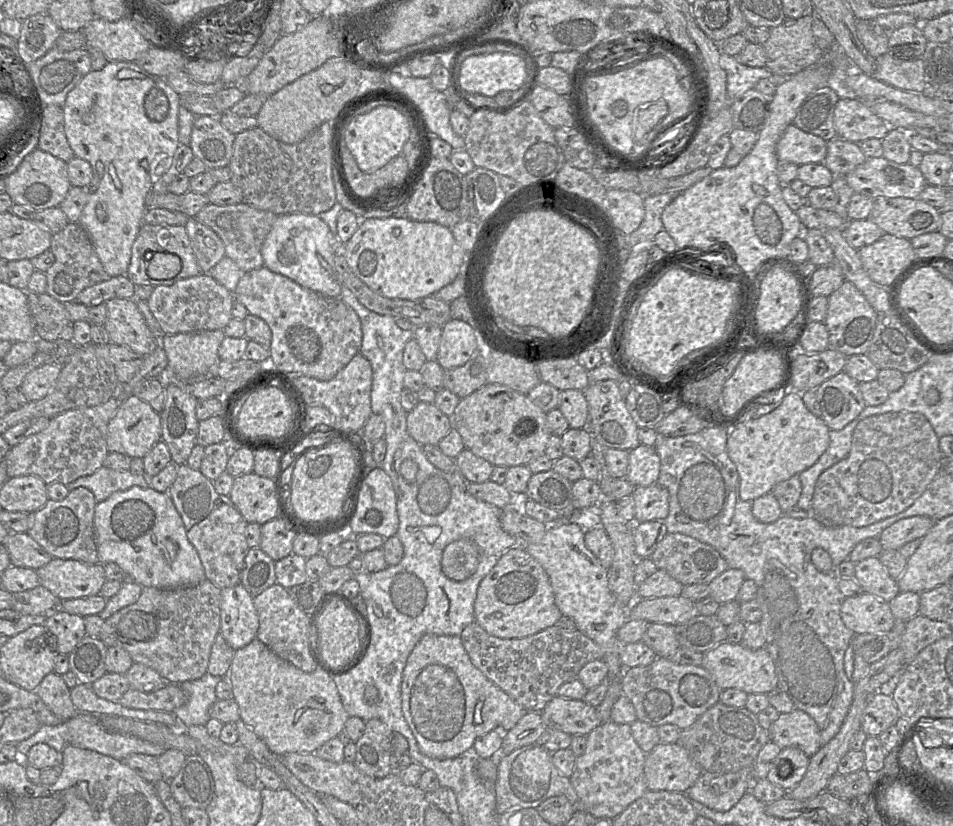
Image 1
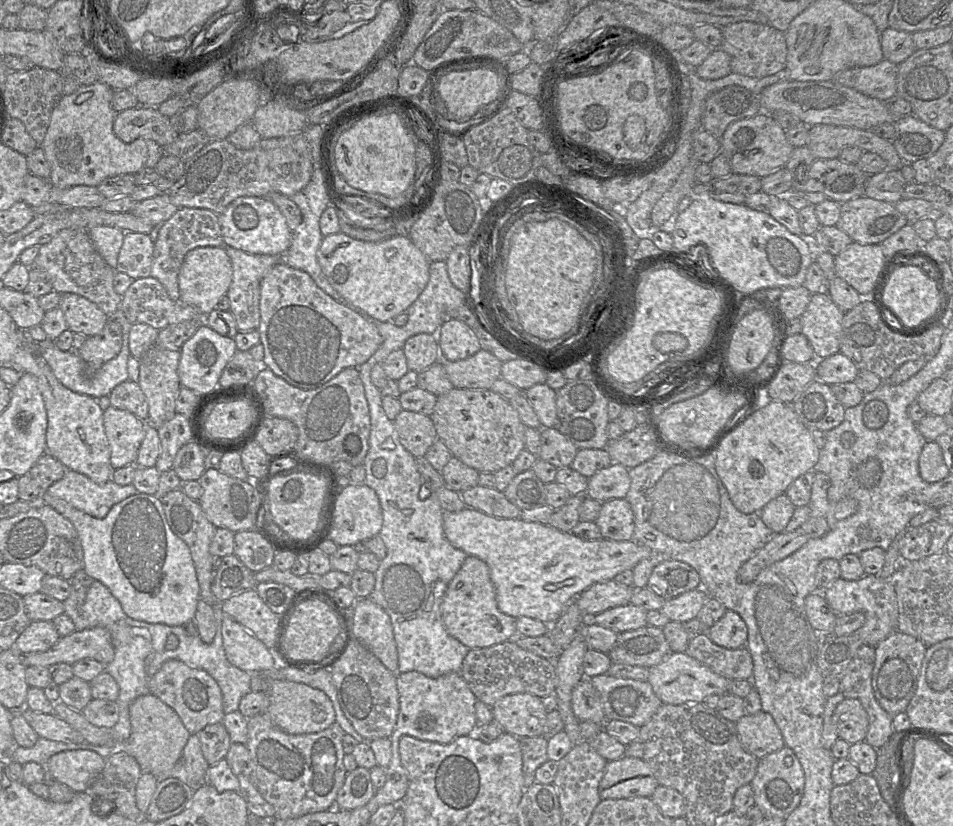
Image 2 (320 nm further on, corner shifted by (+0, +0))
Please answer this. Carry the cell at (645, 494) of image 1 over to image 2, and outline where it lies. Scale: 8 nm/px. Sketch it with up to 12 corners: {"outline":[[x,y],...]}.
{"outline":[[625,498],[604,502],[595,524],[603,539],[633,539]]}

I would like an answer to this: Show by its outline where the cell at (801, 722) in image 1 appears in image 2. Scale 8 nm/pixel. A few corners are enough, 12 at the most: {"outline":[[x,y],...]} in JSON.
{"outline":[[767,712],[744,715],[742,747],[759,760],[785,746]]}

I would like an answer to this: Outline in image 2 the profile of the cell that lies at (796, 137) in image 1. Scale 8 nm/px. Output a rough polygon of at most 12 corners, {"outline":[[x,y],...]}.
{"outline":[[765,111],[730,123],[720,142],[733,173],[761,178],[794,149]]}

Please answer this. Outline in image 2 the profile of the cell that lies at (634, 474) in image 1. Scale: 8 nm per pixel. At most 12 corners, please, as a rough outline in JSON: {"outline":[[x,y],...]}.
{"outline":[[612,463],[588,478],[585,495],[623,499],[629,469]]}

